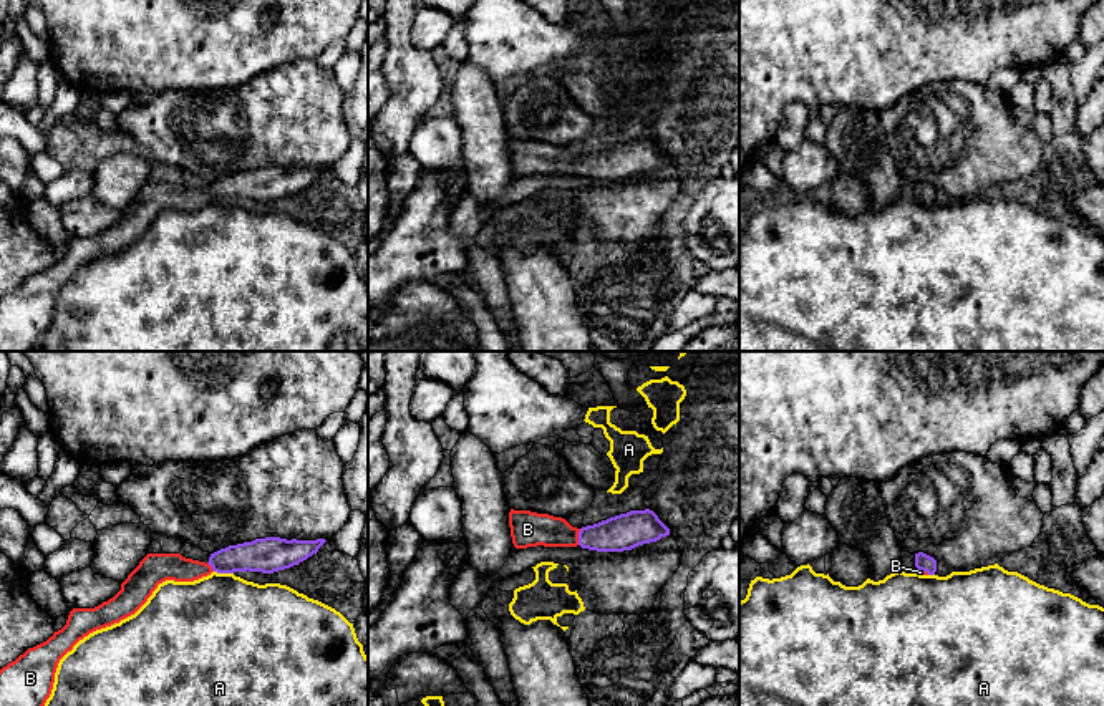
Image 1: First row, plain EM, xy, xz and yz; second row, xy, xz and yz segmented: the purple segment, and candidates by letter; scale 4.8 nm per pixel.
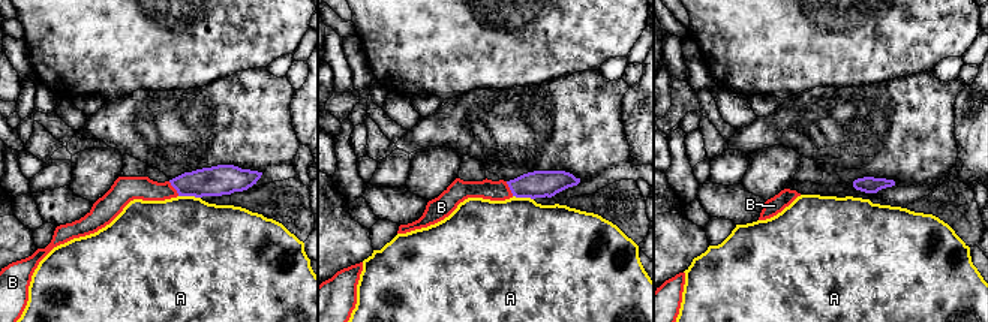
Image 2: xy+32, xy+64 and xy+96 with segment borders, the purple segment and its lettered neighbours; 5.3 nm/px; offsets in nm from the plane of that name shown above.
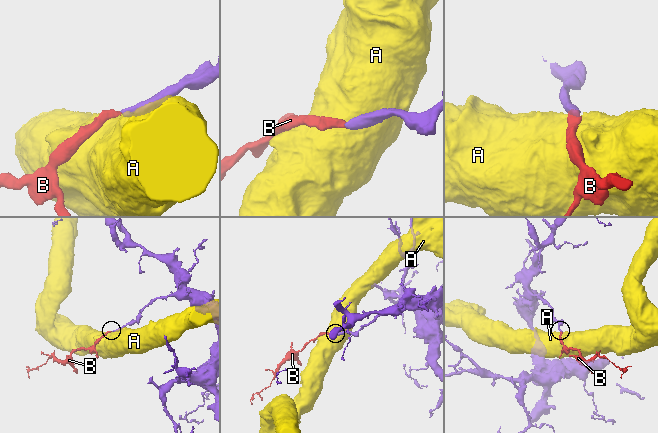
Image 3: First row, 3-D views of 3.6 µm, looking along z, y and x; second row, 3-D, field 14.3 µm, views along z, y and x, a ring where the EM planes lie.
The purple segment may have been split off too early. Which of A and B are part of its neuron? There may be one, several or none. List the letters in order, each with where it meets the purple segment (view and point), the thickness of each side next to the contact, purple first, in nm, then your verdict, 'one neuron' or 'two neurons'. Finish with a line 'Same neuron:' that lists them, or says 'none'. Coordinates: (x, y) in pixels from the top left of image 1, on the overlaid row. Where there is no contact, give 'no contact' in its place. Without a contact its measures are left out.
A: contact xy (224, 572); calibres 170 and 480 nm; two neurons
B: contact xz (579, 537); calibres 180 and 180 nm; one neuron
Same neuron: B

